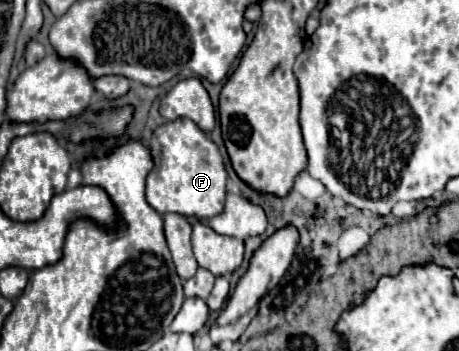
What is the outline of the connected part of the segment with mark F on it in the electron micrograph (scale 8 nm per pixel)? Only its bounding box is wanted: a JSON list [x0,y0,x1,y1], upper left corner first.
[146,118,228,220]

